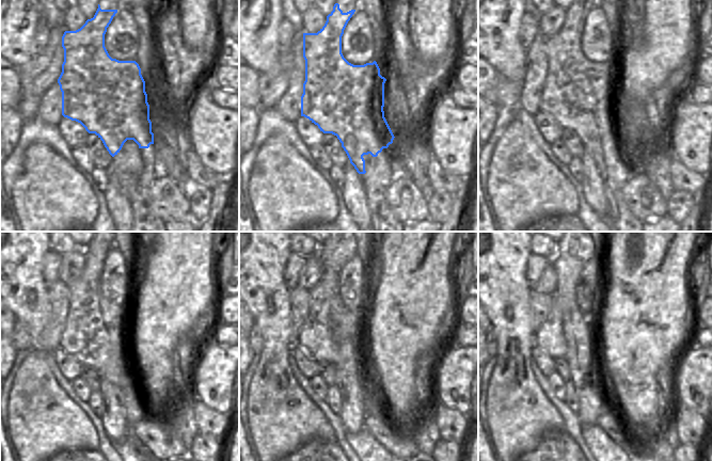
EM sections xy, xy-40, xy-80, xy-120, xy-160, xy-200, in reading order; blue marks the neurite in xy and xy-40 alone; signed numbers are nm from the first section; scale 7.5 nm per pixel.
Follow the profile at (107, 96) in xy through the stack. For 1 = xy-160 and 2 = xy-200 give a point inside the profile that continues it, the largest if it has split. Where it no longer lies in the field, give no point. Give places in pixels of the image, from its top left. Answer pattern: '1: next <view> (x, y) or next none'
1: next xy-160 (329, 323)
2: next xy-200 (549, 337)

